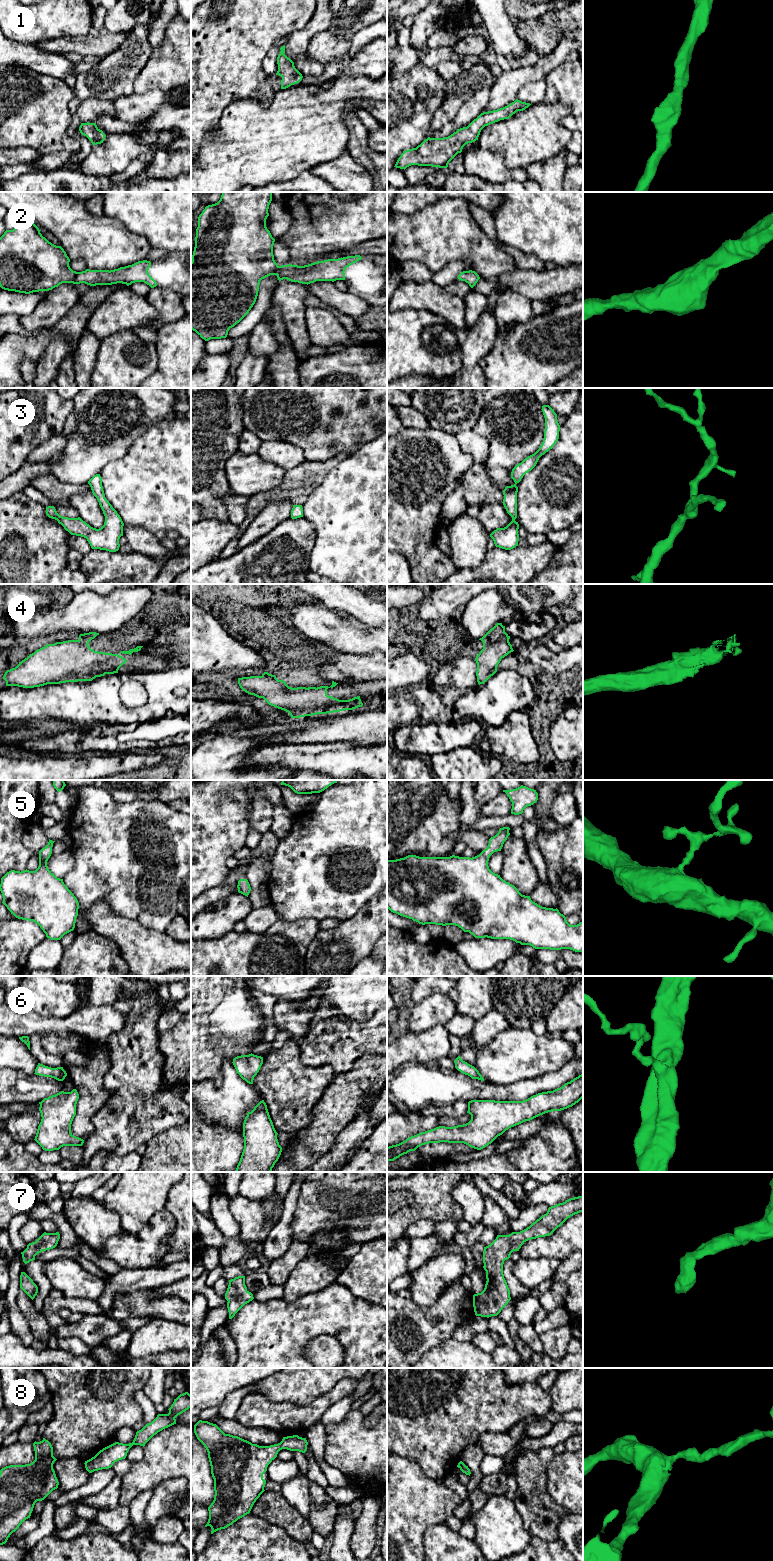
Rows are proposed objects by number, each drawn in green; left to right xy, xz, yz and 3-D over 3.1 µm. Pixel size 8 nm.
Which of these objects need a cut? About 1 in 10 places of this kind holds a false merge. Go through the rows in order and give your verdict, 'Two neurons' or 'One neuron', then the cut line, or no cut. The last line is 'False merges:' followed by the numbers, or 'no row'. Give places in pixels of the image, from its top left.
1: One neuron. No split
2: One neuron. No split
3: One neuron. No split
4: One neuron. No split
5: One neuron. No split
6: One neuron. No split
7: One neuron. No split
8: One neuron. No split
False merges: no row

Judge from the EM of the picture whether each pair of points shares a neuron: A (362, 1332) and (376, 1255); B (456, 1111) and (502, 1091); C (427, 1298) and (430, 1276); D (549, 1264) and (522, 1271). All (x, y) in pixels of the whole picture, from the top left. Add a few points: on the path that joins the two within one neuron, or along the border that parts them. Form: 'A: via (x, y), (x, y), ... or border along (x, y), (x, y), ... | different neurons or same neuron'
A: border along (348, 1288), (356, 1296), (376, 1305) | different neurons
B: border along (462, 1099), (467, 1102) | different neurons
C: via (427, 1293), (429, 1281) | same neuron
D: via (542, 1269), (529, 1271) | same neuron

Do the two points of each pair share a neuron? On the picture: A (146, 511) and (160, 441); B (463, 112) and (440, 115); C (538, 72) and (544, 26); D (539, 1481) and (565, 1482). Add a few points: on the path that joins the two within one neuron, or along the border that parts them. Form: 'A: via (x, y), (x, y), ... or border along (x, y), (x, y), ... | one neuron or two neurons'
A: via (148, 494), (160, 482), (160, 458) | one neuron
B: border along (472, 96), (461, 106), (452, 121) | two neurons
C: border along (560, 39), (548, 53), (541, 54) | two neurons
D: border along (552, 1459), (547, 1470), (547, 1490), (557, 1502) | two neurons

